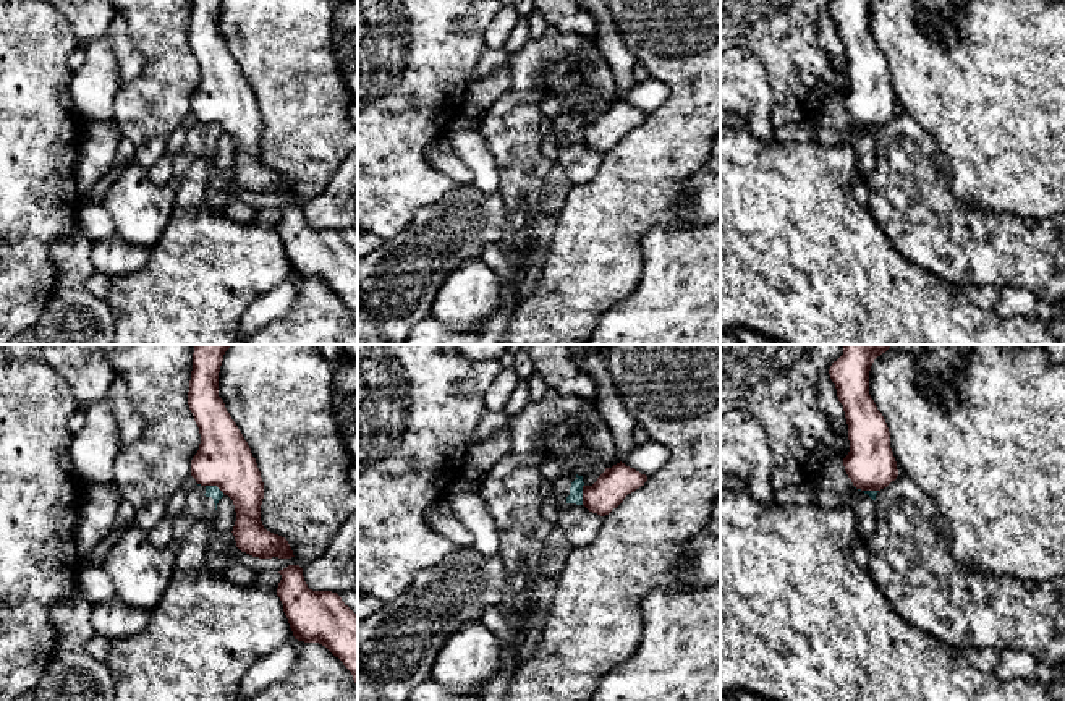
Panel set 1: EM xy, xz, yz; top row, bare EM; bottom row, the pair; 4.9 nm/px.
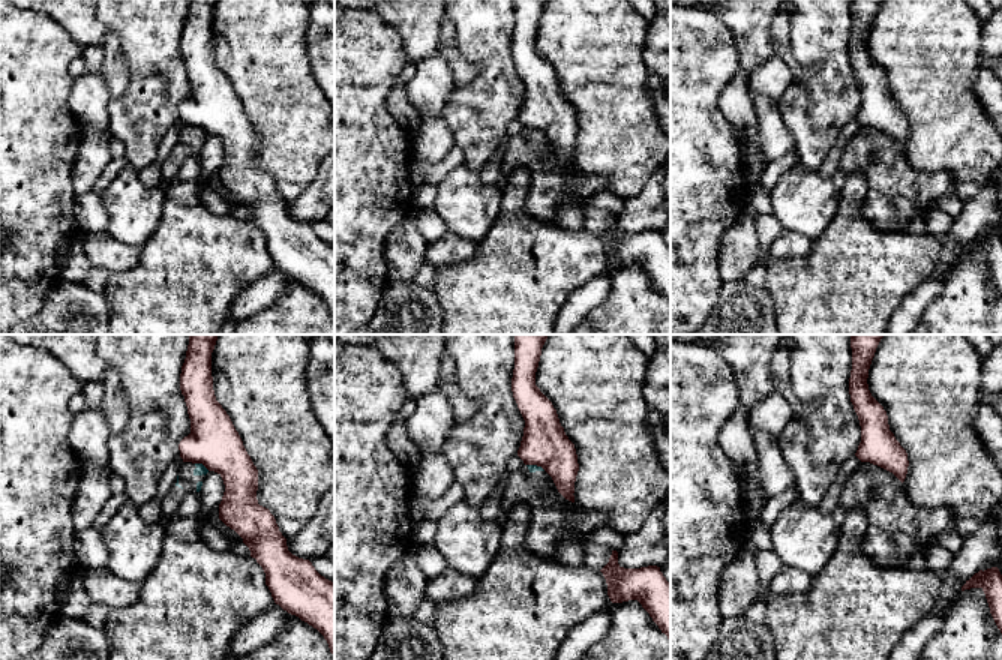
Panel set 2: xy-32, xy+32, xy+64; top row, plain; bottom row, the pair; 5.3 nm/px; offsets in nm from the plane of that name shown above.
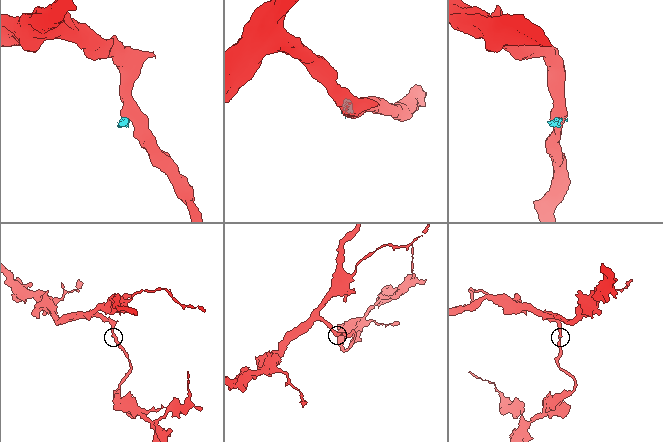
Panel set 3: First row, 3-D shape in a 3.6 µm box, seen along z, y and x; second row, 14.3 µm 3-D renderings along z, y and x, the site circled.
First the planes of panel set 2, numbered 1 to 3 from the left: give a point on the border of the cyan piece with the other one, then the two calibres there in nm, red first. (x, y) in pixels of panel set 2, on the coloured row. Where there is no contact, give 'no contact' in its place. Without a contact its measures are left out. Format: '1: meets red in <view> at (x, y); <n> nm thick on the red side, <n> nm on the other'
1: meets red in xy-32 at (203, 464); 280 nm thick on the red side, 60 nm on the other
2: meets red in xy+32 at (536, 464); 240 nm thick on the red side, 50 nm on the other
3: no contact

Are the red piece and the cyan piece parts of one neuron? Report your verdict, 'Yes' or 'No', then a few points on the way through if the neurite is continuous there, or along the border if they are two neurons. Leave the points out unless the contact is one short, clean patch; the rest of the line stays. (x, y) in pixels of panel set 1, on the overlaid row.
No. Boundary: xz (583, 484), (581, 504)

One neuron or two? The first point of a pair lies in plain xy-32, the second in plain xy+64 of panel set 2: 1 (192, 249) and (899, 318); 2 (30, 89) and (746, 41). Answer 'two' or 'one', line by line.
1: two
2: two

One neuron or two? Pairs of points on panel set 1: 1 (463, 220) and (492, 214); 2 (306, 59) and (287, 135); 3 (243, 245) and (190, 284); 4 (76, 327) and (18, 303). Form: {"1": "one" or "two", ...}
{"1": "one", "2": "one", "3": "one", "4": "two"}

